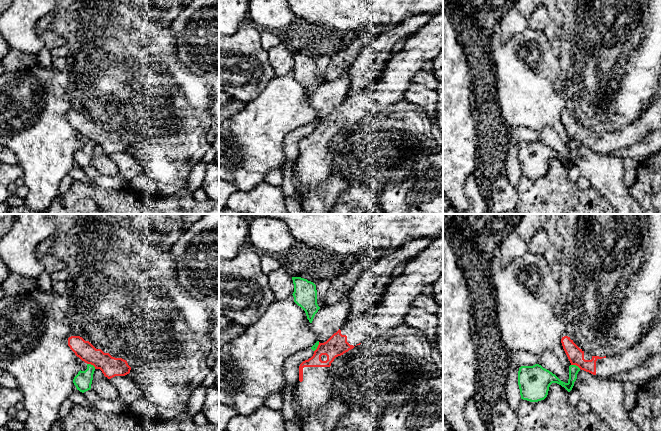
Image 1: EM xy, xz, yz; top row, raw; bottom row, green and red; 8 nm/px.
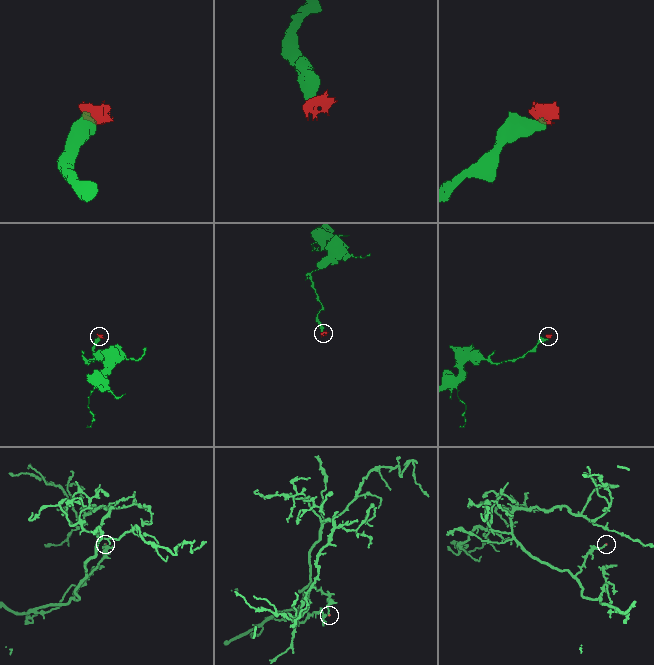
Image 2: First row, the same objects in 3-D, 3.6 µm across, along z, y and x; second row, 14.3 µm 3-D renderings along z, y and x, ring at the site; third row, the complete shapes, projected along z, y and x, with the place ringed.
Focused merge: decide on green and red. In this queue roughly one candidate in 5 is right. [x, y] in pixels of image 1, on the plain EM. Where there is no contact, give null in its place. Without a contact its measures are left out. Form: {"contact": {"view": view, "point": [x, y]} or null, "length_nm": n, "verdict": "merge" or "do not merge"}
{"contact": {"view": "xy", "point": [90, 140]}, "length_nm": 80, "verdict": "do not merge"}

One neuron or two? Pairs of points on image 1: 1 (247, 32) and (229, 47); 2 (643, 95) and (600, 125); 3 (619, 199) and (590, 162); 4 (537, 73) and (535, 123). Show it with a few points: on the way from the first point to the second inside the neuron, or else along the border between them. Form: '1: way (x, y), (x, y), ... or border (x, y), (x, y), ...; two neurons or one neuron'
1: way (243, 36), (233, 46); one neuron
2: way (631, 100), (620, 111), (610, 111), (608, 113); one neuron
3: way (615, 190), (599, 171); one neuron
4: way (535, 85), (535, 111); one neuron

